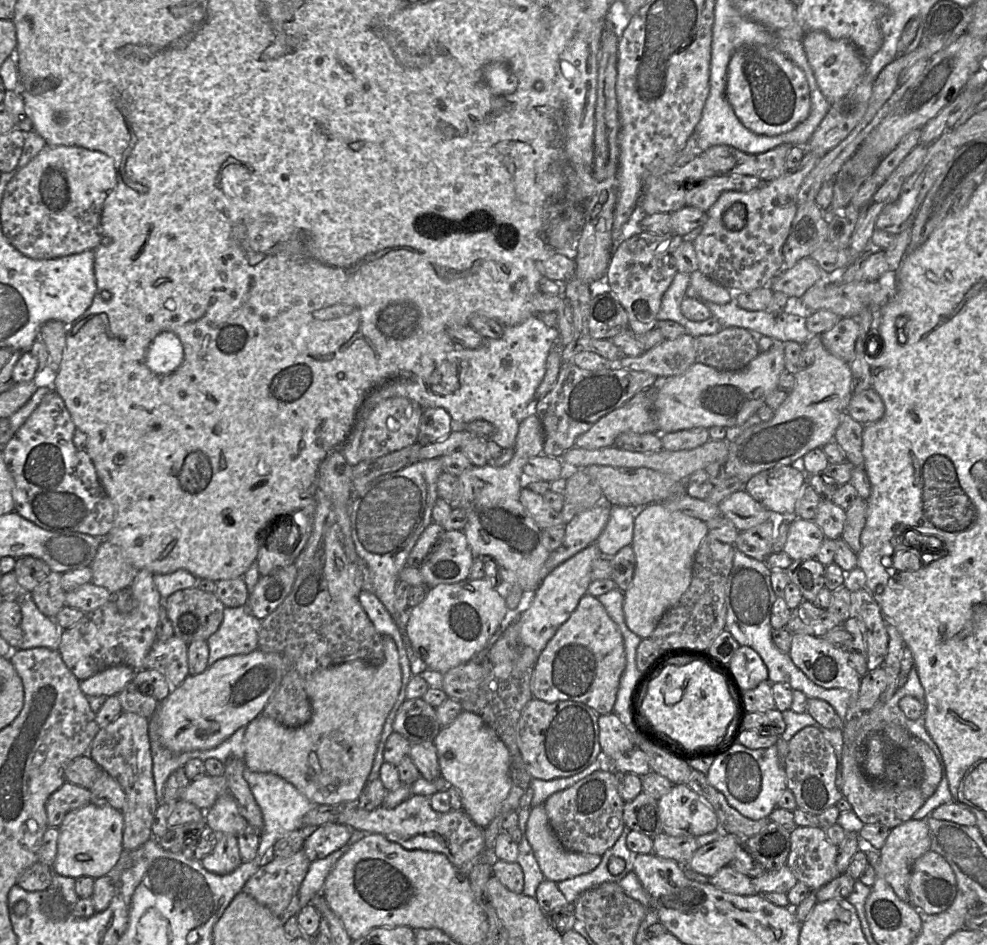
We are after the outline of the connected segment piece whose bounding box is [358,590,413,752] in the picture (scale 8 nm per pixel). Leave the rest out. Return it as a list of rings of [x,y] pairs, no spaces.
[[[362,590],[358,596],[359,603],[363,607],[365,613],[372,622],[375,630],[381,635],[388,635],[394,640],[398,655],[399,655],[399,665],[401,669],[401,688],[396,701],[390,710],[381,733],[381,738],[377,746],[376,752],[382,752],[383,747],[386,744],[388,737],[393,733],[393,722],[395,715],[406,700],[405,693],[407,685],[413,676],[410,670],[409,659],[404,647],[403,638],[401,636],[401,630],[395,623],[389,612],[386,610],[381,601],[372,592],[367,590]]]

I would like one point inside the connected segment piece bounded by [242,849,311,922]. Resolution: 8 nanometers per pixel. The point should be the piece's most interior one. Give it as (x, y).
(275, 883)

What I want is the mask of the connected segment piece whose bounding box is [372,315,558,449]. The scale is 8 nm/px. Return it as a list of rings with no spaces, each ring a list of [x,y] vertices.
[[[537,315],[528,317],[520,324],[504,326],[503,330],[501,338],[485,339],[477,349],[466,349],[455,344],[426,380],[429,388],[417,379],[389,379],[378,384],[381,391],[373,396],[372,404],[389,396],[401,396],[417,402],[422,409],[443,408],[450,414],[455,428],[463,428],[475,420],[485,420],[495,426],[490,440],[502,449],[514,448],[520,423],[530,413],[534,413],[536,390],[544,378],[549,352],[557,344],[558,330],[556,327],[545,325]]]

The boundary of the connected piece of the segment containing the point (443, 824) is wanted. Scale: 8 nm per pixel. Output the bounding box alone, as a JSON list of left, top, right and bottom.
[337,795,488,878]

